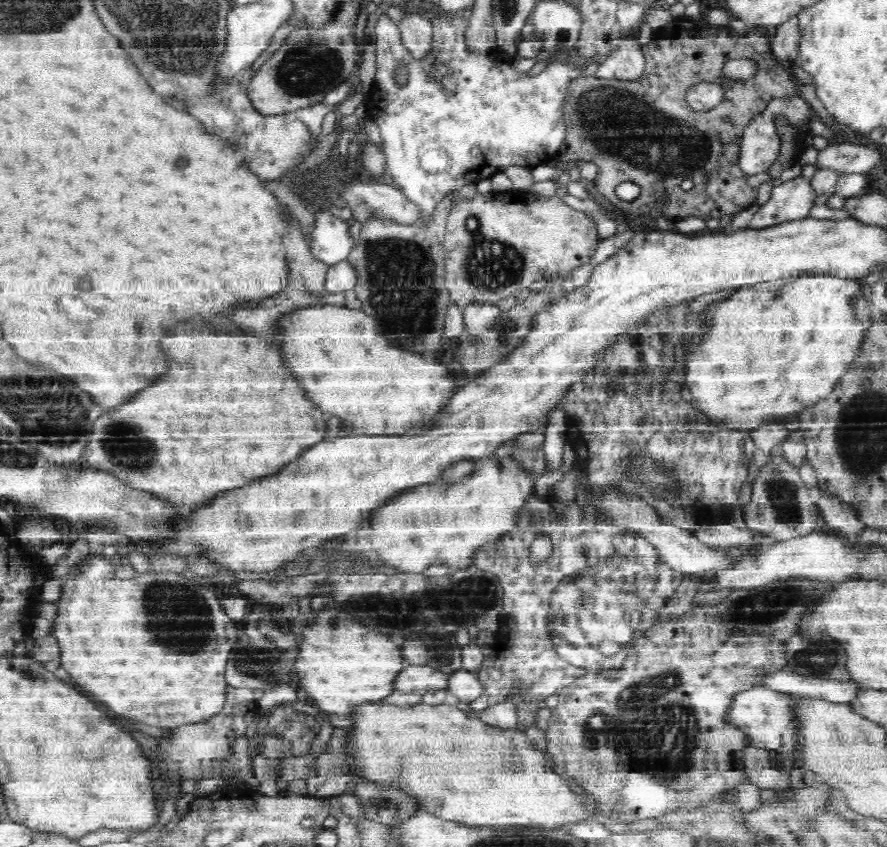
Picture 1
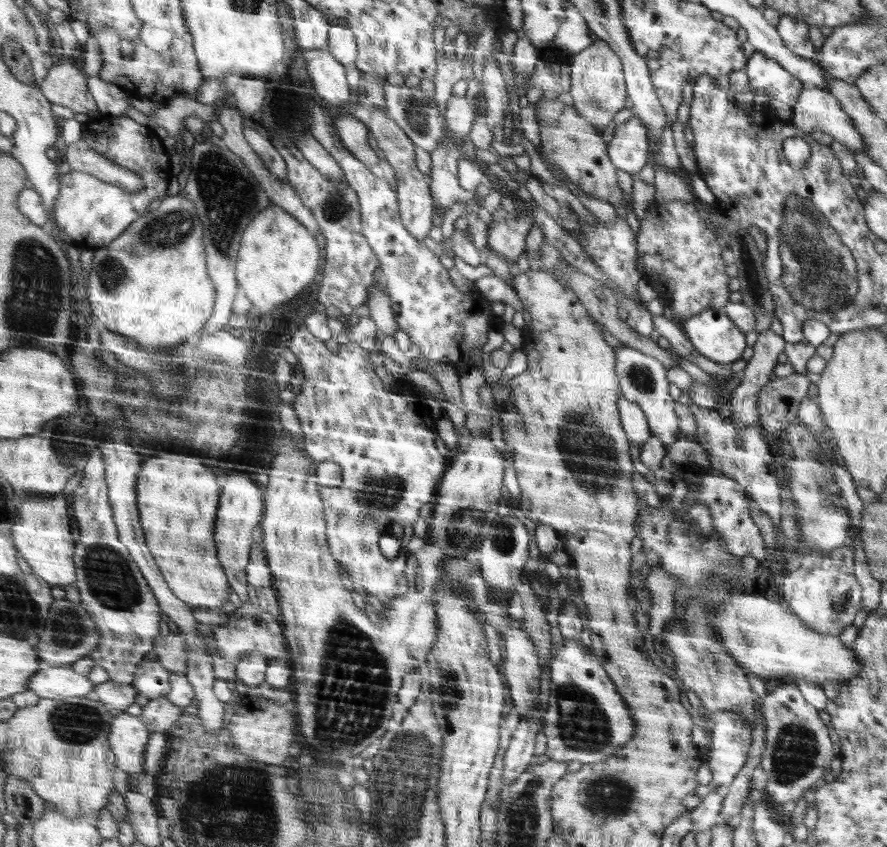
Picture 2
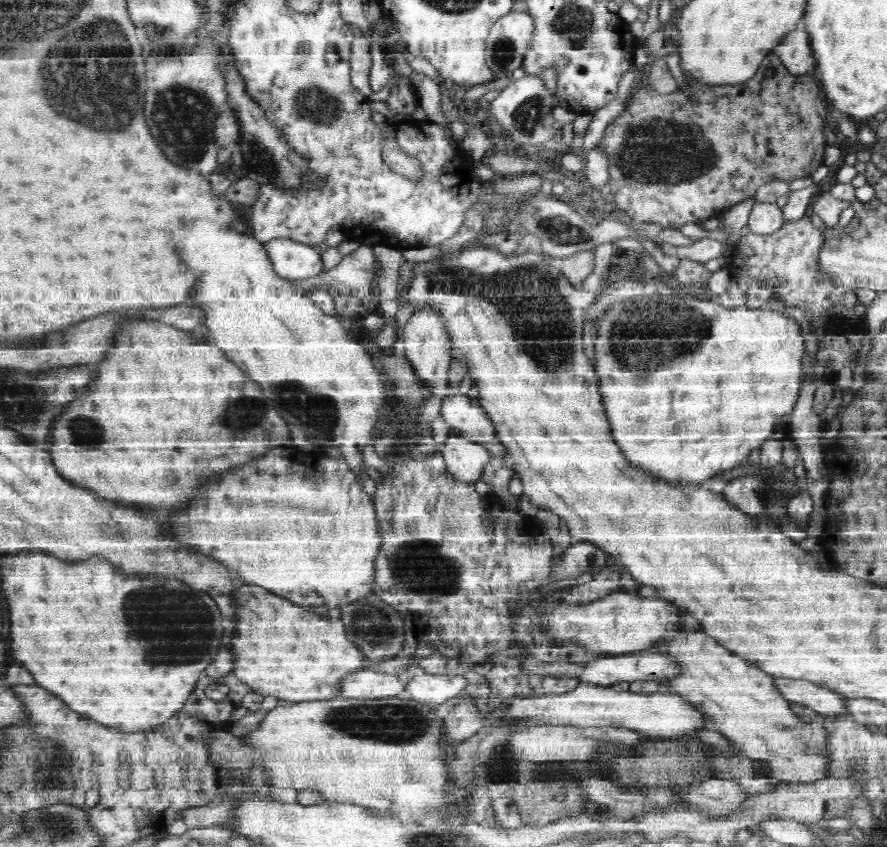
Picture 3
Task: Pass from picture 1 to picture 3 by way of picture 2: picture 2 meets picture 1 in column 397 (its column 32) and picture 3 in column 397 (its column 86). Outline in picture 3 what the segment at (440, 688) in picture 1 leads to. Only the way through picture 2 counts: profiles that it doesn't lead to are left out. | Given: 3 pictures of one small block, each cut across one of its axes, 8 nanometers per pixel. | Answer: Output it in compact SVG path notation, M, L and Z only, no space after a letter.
M366 668L360 674L344 680L344 690L340 698L396 698L406 692L406 678L392 676L388 672Z

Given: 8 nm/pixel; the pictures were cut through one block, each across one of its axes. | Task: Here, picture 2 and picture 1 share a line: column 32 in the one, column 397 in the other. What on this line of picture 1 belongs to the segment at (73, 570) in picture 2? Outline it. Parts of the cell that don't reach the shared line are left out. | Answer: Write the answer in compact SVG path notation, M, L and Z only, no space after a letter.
M488 456L480 462L474 464L474 470L468 472L464 478L454 480L454 482L444 482L442 478L438 478L436 482L428 482L424 486L418 486L414 490L408 490L406 494L398 496L396 500L388 502L386 506L370 512L366 516L368 522L364 522L364 528L352 534L346 534L344 538L336 538L330 540L328 544L336 544L340 542L340 550L346 556L354 556L354 558L366 558L370 562L380 562L380 564L388 564L400 572L426 572L428 564L446 564L460 570L460 568L468 568L476 564L476 554L492 544L498 542L498 538L504 538L504 534L516 530L518 526L518 518L520 518L520 510L524 510L524 506L528 504L528 498L536 496L536 480L540 478L540 474L532 474L530 470L524 470L514 456L508 458L498 458L498 456Z

